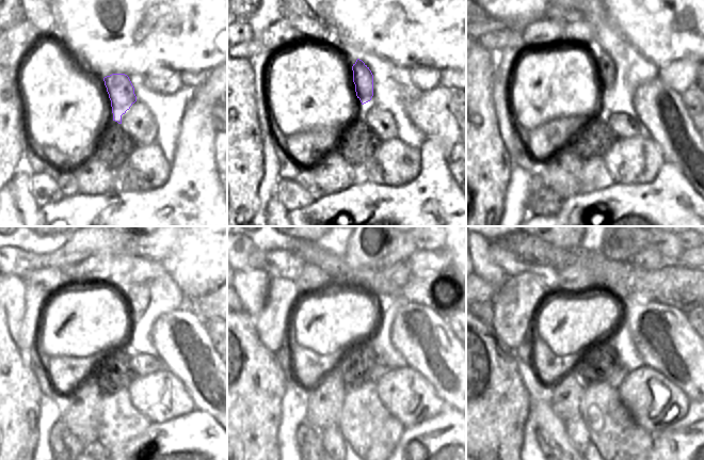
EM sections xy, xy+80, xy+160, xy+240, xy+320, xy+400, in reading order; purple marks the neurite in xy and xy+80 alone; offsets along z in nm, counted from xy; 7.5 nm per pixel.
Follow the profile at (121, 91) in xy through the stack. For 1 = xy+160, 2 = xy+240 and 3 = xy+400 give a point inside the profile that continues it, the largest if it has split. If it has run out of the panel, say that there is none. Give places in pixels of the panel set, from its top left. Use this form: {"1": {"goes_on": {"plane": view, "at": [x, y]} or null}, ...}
{"1": {"goes_on": {"plane": "xy+160", "at": [607, 70]}}, "2": {"goes_on": {"plane": "xy+240", "at": [138, 295]}}, "3": {"goes_on": {"plane": "xy+400", "at": [650, 258]}}}

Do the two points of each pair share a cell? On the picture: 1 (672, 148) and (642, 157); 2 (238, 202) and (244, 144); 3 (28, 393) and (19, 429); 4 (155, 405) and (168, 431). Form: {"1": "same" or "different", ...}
{"1": "different", "2": "same", "3": "same", "4": "different"}

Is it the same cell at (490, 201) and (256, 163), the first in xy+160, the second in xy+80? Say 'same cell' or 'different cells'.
same cell

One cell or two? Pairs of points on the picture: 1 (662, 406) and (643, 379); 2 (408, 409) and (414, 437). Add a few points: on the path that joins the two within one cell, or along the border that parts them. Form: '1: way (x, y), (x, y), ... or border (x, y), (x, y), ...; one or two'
1: way (655, 400), (644, 390), (644, 386); one
2: border (434, 415), (405, 428); two

